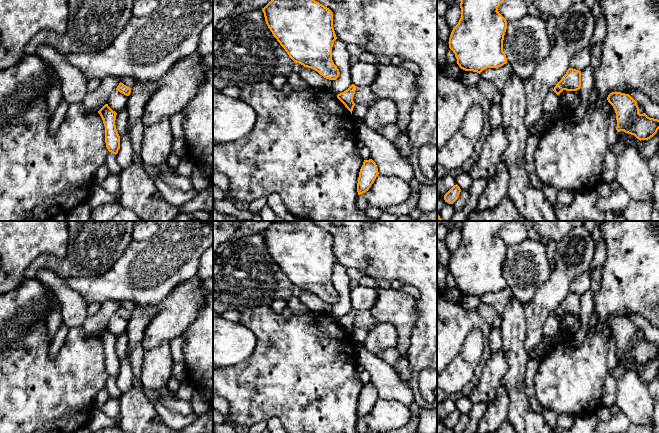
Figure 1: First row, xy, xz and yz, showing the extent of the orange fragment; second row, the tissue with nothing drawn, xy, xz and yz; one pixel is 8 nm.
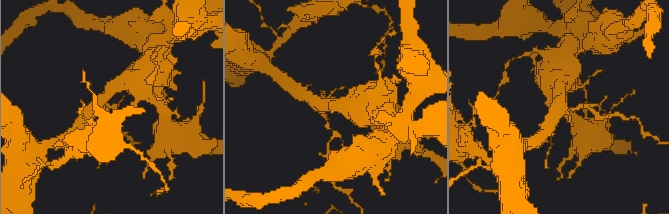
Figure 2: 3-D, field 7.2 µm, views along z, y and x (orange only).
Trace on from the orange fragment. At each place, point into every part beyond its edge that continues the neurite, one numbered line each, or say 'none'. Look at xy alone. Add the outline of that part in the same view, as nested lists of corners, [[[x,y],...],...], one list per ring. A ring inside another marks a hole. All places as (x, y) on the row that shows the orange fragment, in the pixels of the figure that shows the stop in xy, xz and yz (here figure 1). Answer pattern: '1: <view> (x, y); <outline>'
none

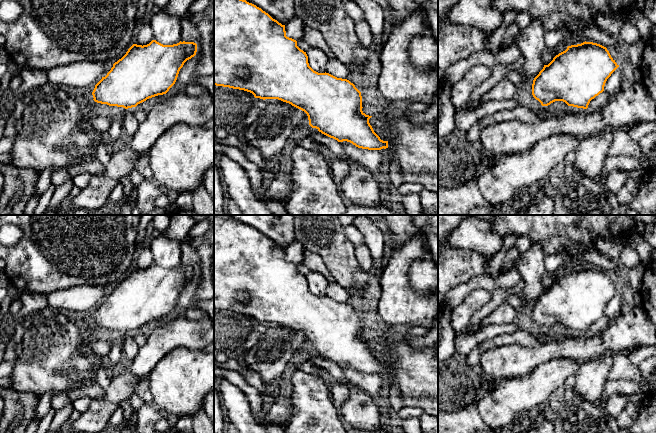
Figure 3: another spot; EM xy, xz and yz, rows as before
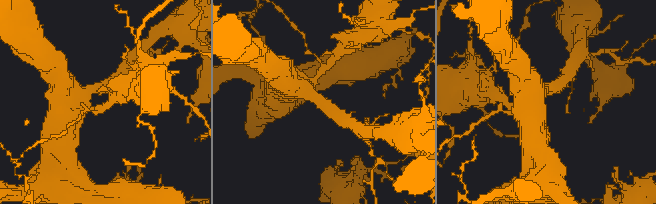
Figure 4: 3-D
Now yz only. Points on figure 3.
1: yz (546, 113); [[[542,106],[539,110],[534,112],[539,112],[542,115],[543,119],[547,120],[551,118],[562,118],[569,113],[583,113],[583,109],[578,108],[575,112],[571,112],[570,110],[568,110],[567,112],[556,112],[550,110],[547,106]]]

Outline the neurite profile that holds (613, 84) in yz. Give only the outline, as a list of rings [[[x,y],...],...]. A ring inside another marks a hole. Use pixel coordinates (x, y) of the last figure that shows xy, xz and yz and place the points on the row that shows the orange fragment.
[[[619,66],[607,79],[604,91],[608,94],[613,94],[621,89],[622,79],[625,76],[625,69],[623,66]]]

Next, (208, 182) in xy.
[[[214,168],[208,170],[204,176],[204,186],[206,191],[214,200]]]

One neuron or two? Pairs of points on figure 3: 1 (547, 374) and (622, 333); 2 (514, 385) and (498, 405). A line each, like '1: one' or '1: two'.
1: two
2: one

